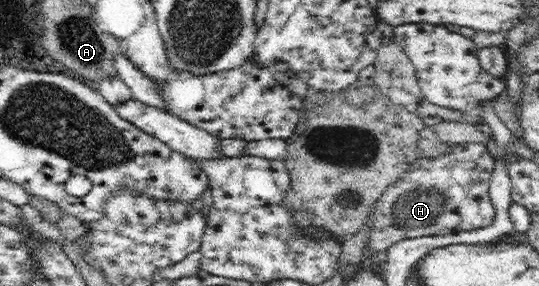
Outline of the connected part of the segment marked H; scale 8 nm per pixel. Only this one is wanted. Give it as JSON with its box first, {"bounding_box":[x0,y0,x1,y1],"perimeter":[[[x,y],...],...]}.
{"bounding_box":[363,143,495,263],"perimeter":[[[481,143],[452,144],[453,150],[442,157],[419,157],[398,181],[388,185],[368,211],[371,225],[363,263],[372,254],[384,259],[388,247],[403,239],[428,235],[479,231],[488,227],[495,217],[489,196],[489,183],[494,169],[495,152]]]}

